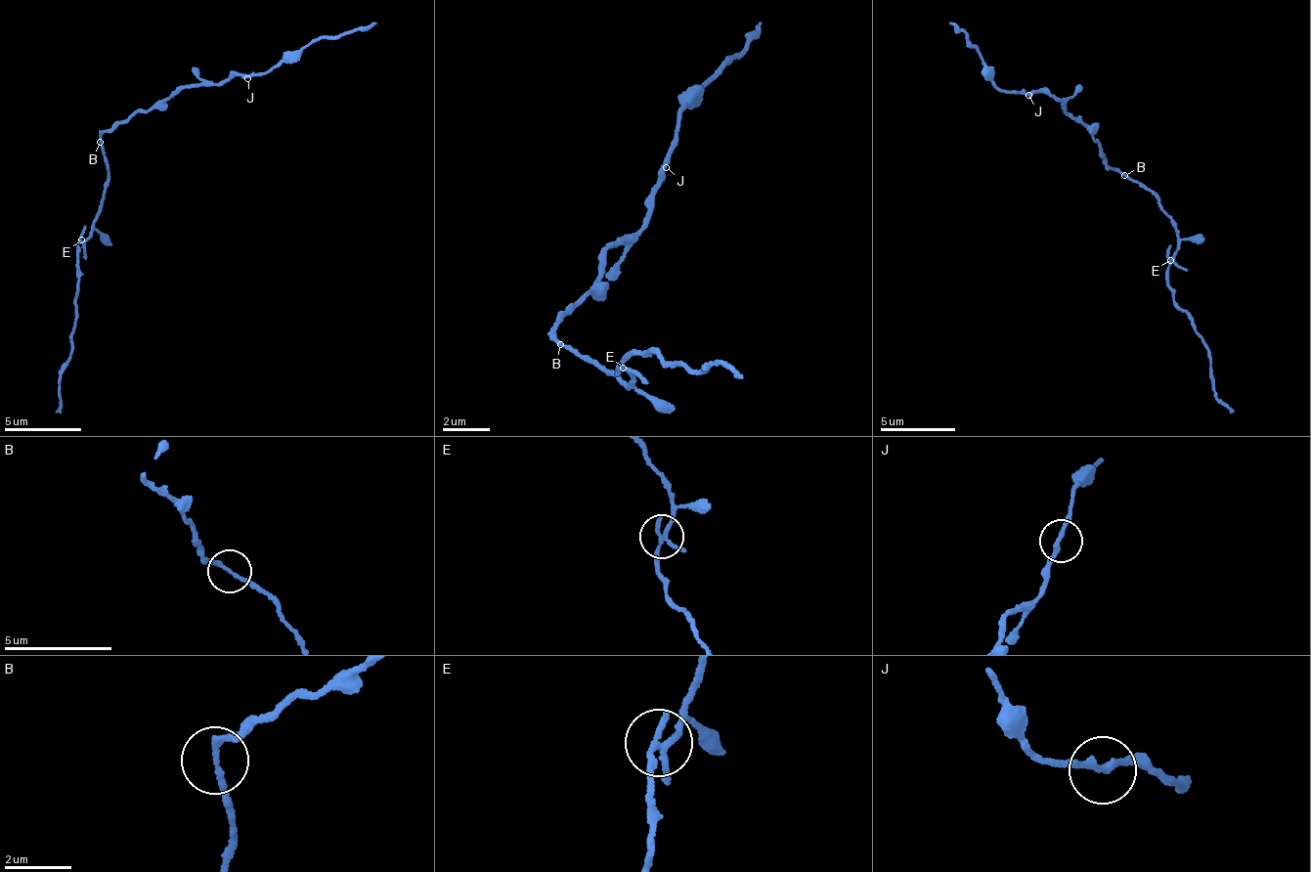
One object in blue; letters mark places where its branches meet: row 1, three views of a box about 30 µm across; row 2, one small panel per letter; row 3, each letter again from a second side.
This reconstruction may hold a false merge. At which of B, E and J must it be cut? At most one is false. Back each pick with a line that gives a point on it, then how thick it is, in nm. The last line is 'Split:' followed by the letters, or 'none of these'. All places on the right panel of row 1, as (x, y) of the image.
E: Place: (1170, 260). Thickness 180 nm
Split: E

